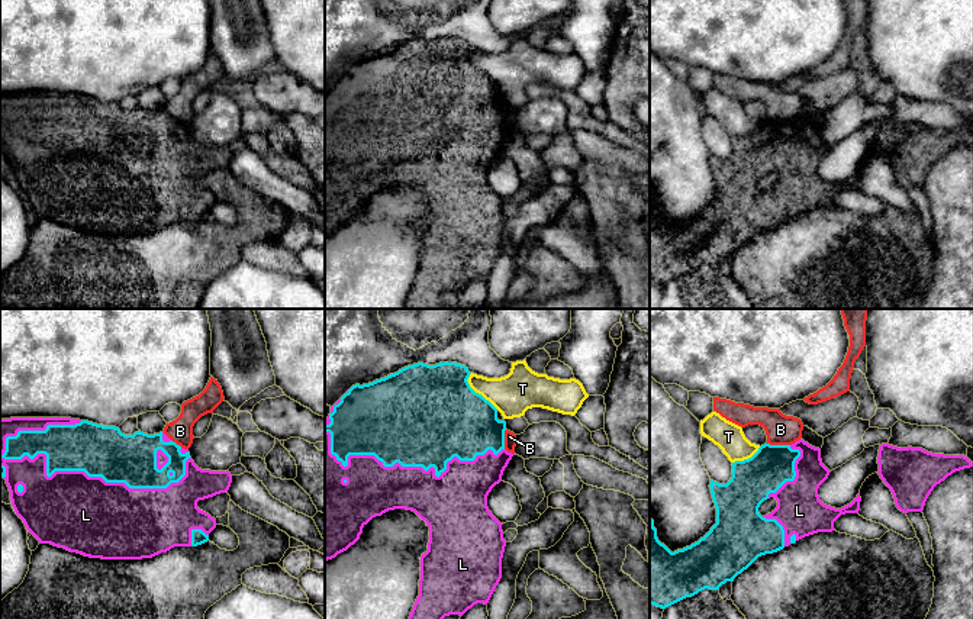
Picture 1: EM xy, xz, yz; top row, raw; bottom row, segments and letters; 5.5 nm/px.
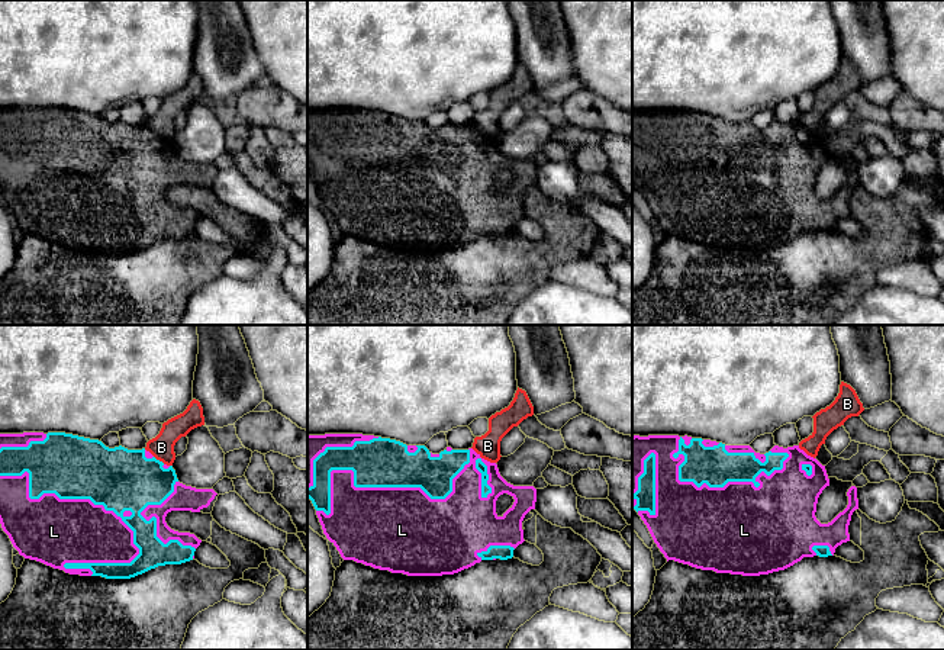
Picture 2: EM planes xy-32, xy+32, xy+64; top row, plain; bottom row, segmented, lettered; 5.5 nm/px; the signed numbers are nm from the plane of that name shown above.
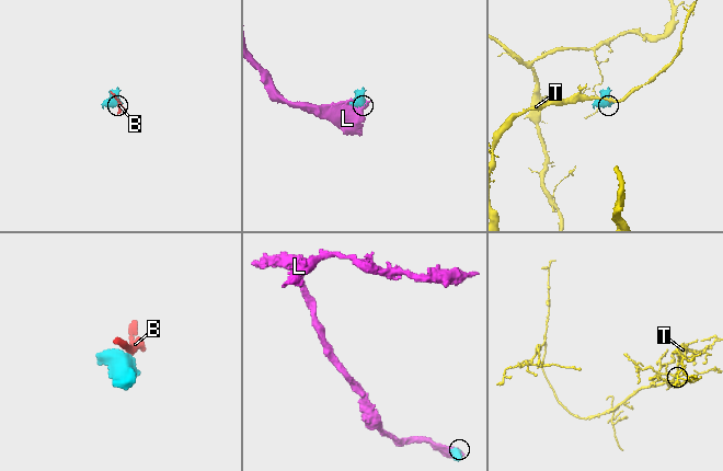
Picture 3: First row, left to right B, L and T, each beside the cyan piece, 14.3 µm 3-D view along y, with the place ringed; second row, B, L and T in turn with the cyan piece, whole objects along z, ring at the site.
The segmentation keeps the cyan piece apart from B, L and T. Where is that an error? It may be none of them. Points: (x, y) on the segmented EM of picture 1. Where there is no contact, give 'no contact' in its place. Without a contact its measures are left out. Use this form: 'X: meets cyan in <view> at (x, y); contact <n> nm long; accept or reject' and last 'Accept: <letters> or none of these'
B: meets cyan in yz at (779, 445); contact 130 nm long; reject
L: meets cyan in xy at (93, 476); contact 1050 nm long; accept
T: meets cyan in xz at (477, 393); contact 260 nm long; reject
Accept: L

